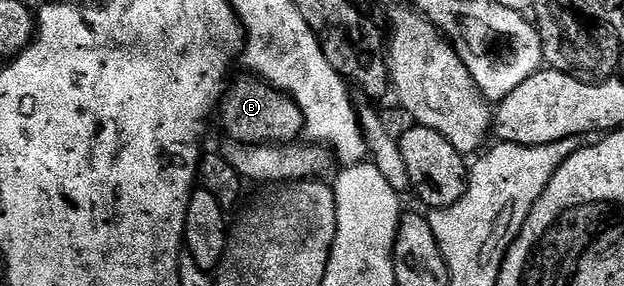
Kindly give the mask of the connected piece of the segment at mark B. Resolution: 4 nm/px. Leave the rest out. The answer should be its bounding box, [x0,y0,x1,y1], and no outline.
[221,75,304,142]

